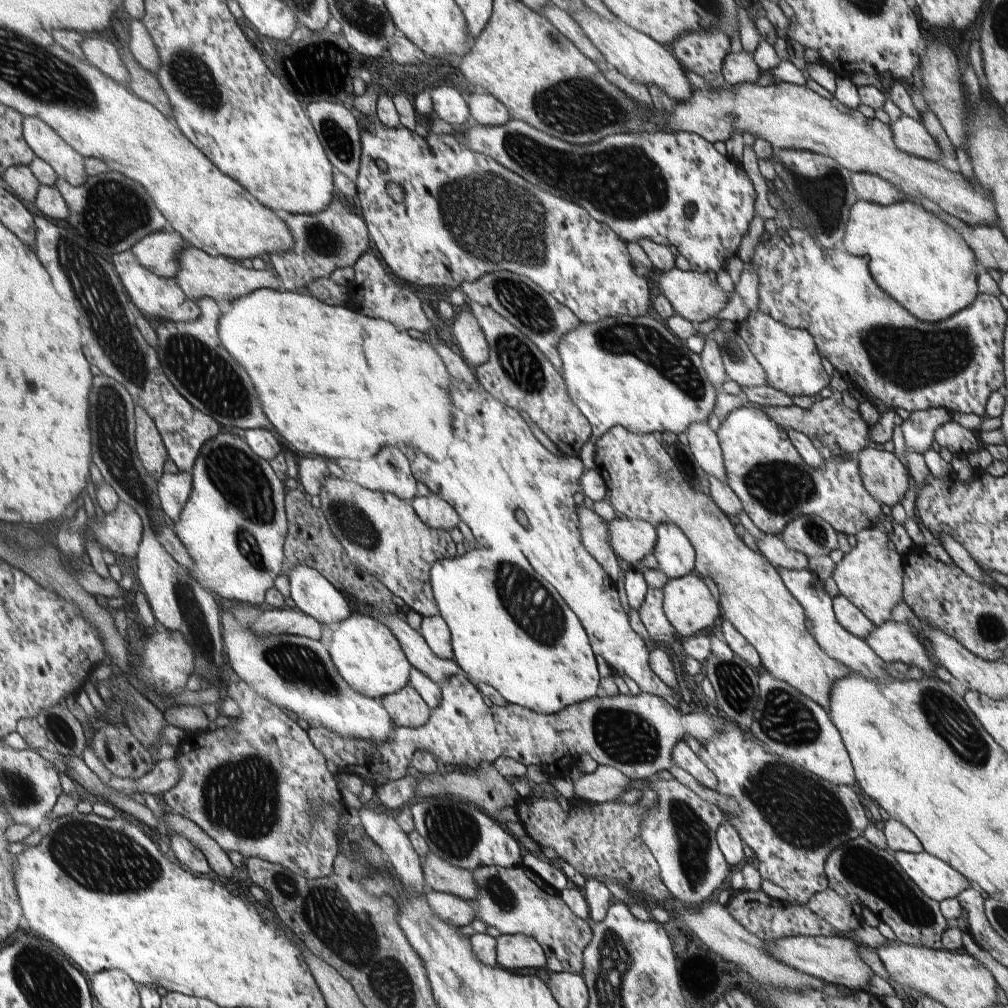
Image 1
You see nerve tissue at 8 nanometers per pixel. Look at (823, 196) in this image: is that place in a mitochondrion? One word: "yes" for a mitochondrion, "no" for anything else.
yes

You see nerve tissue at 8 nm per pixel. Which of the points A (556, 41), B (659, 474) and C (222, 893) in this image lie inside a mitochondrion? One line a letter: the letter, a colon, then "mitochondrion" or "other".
A: mitochondrion
B: mitochondrion
C: other

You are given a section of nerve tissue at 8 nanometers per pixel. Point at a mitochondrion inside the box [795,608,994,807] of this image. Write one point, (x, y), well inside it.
(944, 715)

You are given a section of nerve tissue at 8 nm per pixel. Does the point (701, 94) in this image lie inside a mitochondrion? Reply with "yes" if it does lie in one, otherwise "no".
no

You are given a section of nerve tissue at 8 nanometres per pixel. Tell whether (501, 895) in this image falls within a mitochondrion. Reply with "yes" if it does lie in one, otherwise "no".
yes

